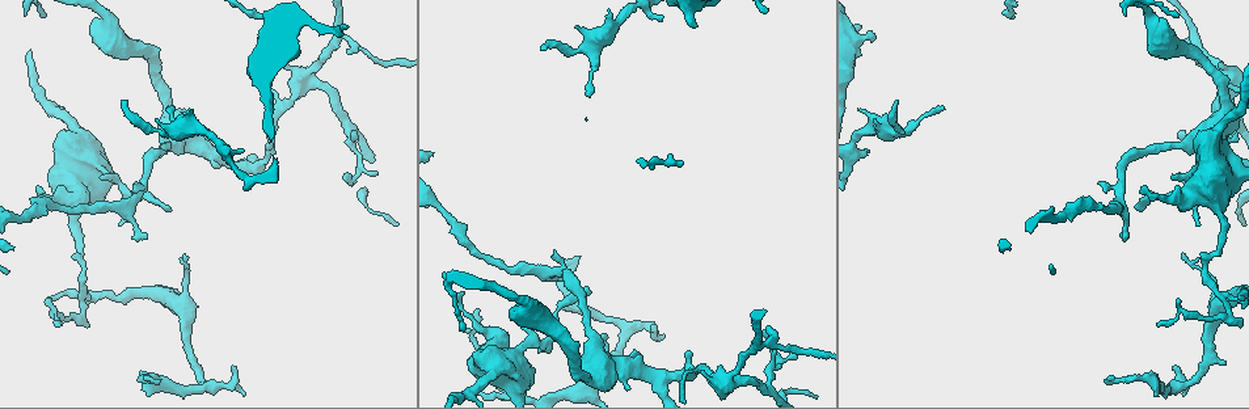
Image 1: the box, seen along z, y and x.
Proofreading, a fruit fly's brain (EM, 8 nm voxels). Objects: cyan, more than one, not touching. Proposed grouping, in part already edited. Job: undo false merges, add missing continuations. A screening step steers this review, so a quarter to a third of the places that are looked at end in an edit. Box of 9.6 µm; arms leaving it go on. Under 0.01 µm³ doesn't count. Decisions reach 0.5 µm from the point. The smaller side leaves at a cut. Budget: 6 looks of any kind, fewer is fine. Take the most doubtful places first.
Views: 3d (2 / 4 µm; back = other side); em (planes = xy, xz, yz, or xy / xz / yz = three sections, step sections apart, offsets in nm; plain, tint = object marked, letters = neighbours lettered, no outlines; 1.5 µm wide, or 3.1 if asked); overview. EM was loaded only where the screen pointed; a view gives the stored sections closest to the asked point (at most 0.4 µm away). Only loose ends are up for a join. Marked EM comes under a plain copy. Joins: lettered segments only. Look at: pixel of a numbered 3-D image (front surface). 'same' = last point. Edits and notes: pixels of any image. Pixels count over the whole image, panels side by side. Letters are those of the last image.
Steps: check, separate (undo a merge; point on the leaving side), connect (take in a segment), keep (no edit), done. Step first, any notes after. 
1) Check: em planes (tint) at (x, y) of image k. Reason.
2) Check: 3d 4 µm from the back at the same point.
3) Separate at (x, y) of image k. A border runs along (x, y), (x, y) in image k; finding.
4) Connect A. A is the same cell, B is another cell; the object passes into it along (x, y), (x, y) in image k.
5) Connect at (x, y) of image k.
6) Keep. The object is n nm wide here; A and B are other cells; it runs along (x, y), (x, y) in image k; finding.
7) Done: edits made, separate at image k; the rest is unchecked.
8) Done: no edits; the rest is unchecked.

Check: em yz step 4 (tint) at (83, 292) of image 1. Two arms in line, one across.

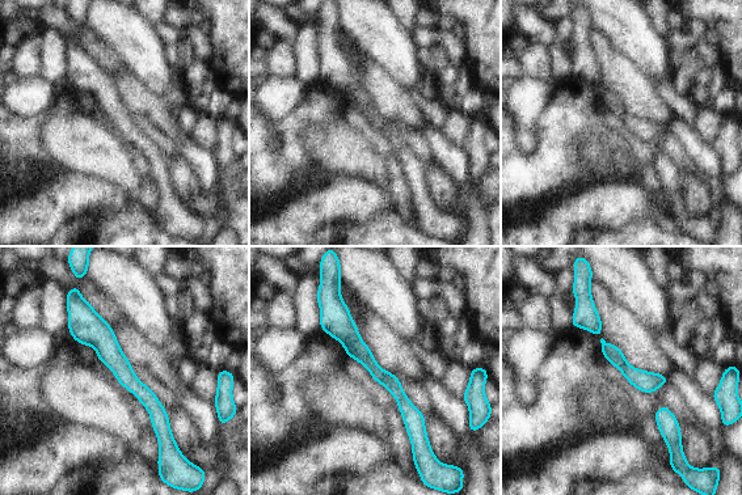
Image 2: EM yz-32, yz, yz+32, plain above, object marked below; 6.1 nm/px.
Check: em planes (tint) at the same point.

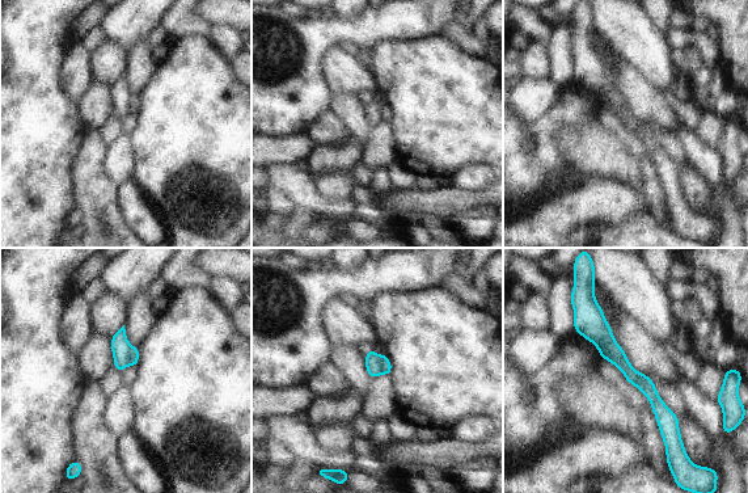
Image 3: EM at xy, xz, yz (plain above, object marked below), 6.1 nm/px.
Check: em planes (letters) at the same point.

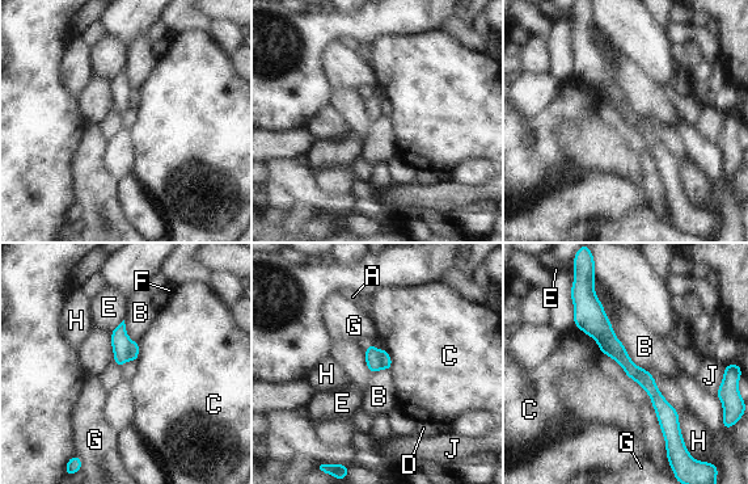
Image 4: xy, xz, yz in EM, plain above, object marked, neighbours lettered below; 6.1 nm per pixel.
Separate at (134, 349) of image 4. The object is 110 nm wide here; the longest contact is with B, 600 nm; A, B, C, D, E, F, G, H and J are other cells; a second neuron is stuck on.

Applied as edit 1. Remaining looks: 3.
Check: 3d 4 µm at (543, 47) of image 1. Tapers out.

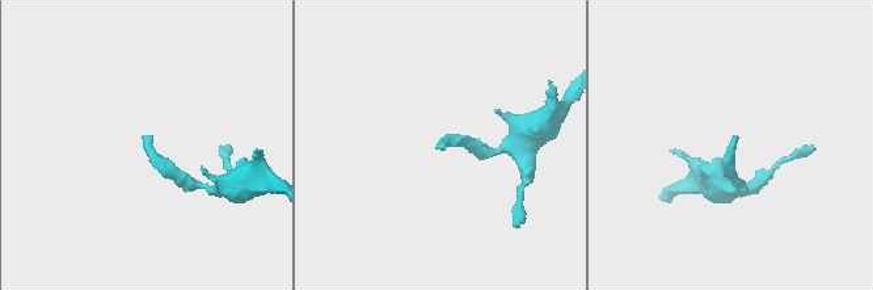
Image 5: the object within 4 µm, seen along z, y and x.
Check: em xy step 4 (letters) at (438, 148) of image 5.

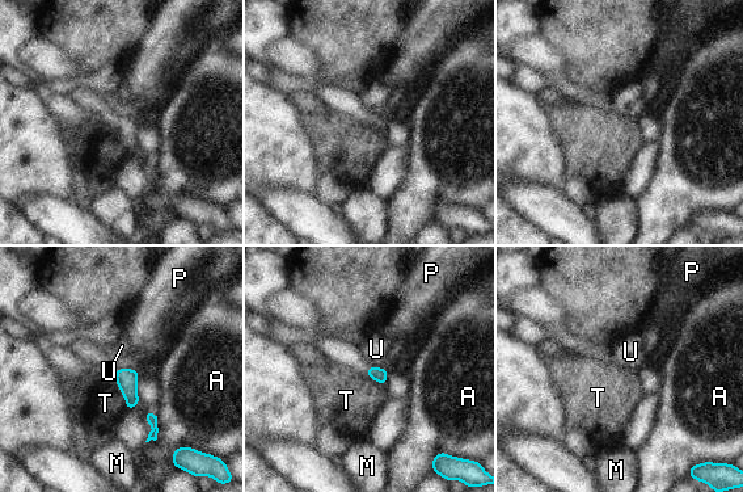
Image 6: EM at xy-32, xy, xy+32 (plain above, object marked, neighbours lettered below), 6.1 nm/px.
Keep. The longest contact is with A, 200 nm; A, M, P, T and U are other cells; a border runs along (115, 385), (126, 402), (126, 410) in image 6; none of them fits.

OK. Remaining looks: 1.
Done: edits made, separate at image 4; the rest is unchecked.

